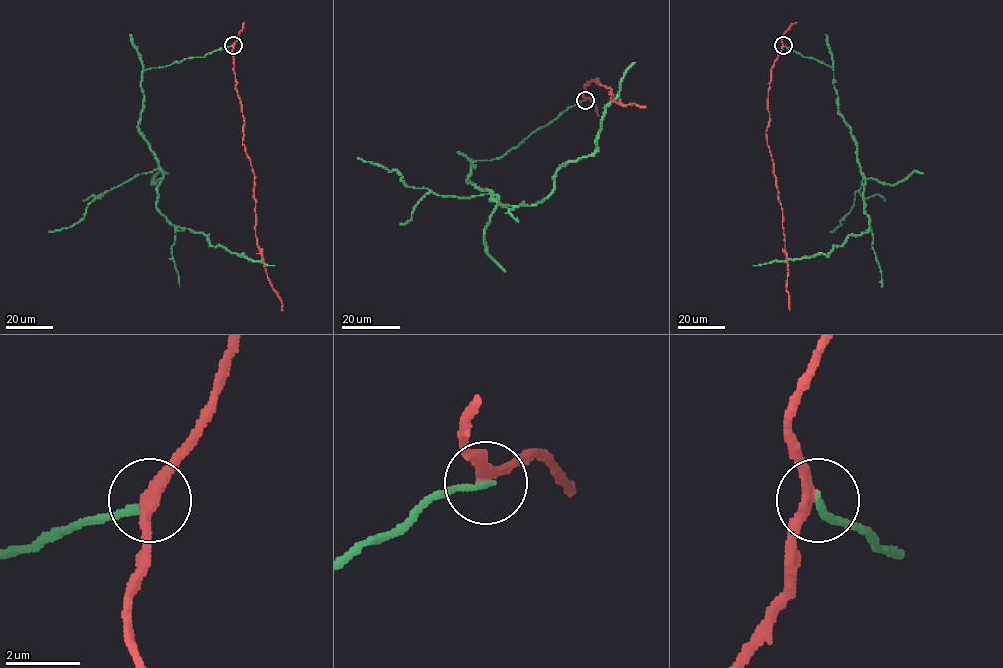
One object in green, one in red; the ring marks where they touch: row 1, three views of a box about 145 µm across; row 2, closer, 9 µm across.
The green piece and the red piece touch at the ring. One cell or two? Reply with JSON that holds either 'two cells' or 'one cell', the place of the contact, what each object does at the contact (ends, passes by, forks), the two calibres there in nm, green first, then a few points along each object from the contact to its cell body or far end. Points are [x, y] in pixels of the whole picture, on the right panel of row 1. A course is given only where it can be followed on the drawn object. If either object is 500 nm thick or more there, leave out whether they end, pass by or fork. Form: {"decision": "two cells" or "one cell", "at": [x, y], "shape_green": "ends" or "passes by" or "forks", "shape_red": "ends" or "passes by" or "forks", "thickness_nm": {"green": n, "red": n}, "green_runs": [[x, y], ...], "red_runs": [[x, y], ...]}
{"decision": "two cells", "at": [783, 45], "shape_green": "ends", "shape_red": "passes by", "thickness_nm": {"green": 190, "red": 300}, "green_runs": [[783, 45], [833, 68], [838, 112], [856, 143], [864, 177], [869, 229], [849, 235], [827, 255], [752, 265]], "red_runs": [[783, 45], [771, 68], [767, 99], [769, 126], [766, 131], [782, 209], [789, 311]]}

